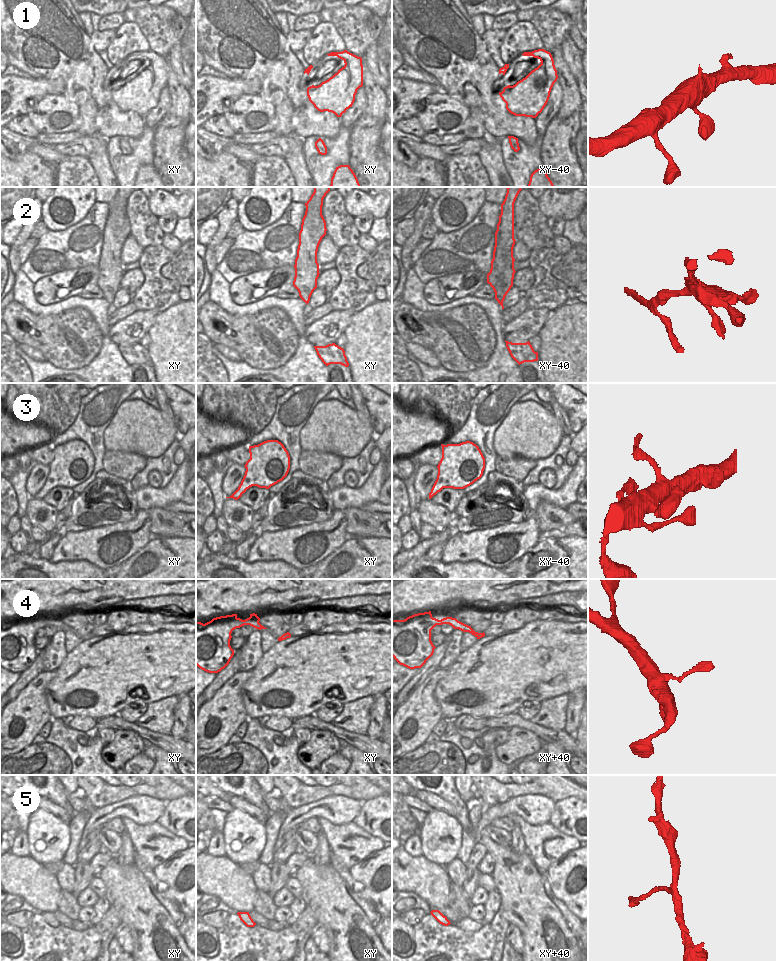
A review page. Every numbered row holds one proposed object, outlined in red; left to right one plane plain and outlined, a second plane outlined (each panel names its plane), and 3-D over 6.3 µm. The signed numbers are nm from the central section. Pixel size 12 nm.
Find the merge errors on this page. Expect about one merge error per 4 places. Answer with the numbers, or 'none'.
2

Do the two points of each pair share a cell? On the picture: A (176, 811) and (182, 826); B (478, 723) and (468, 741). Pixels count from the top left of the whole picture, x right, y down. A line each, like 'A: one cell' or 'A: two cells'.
A: one cell
B: two cells

